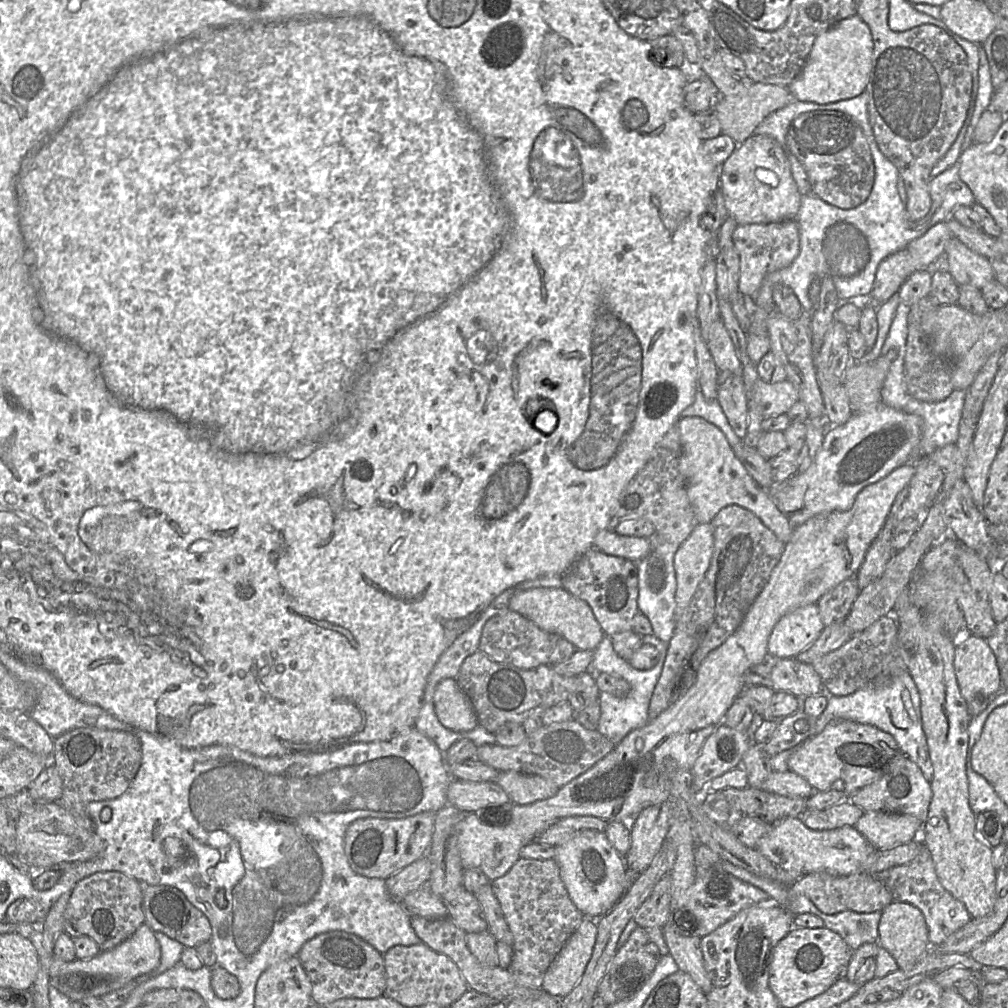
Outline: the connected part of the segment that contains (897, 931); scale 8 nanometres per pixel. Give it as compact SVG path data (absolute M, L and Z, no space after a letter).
M892 901L883 909L878 933L878 945L894 958L899 970L911 970L929 948L923 914L905 902Z

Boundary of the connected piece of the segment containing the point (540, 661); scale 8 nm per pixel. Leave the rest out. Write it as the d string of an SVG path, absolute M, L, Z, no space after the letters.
M512 610L491 617L483 629L479 651L492 660L520 669L554 665L570 658L577 649L564 637L539 628L527 617Z

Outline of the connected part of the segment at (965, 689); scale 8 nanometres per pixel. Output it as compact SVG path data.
M970 634L954 641L954 670L962 697L966 702L977 698L993 698L1001 691L1000 673L994 651L986 639Z

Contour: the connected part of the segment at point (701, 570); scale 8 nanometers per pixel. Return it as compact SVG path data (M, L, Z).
M706 523L698 524L675 553L676 624L709 568L713 549L713 528Z

